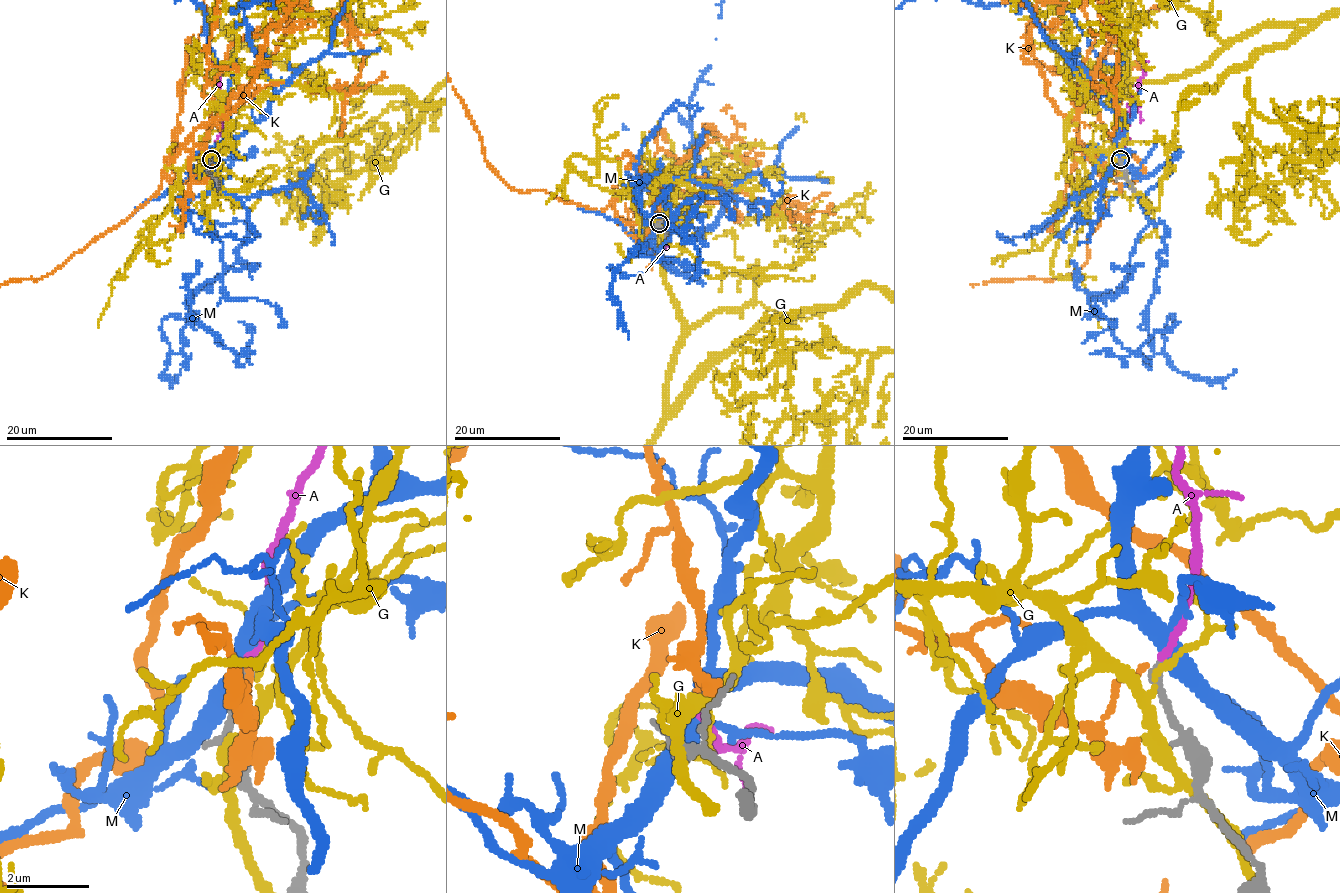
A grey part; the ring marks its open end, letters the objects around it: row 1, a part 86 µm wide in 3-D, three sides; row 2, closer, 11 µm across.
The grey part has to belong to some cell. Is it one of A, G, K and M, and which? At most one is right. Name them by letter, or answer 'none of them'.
A

